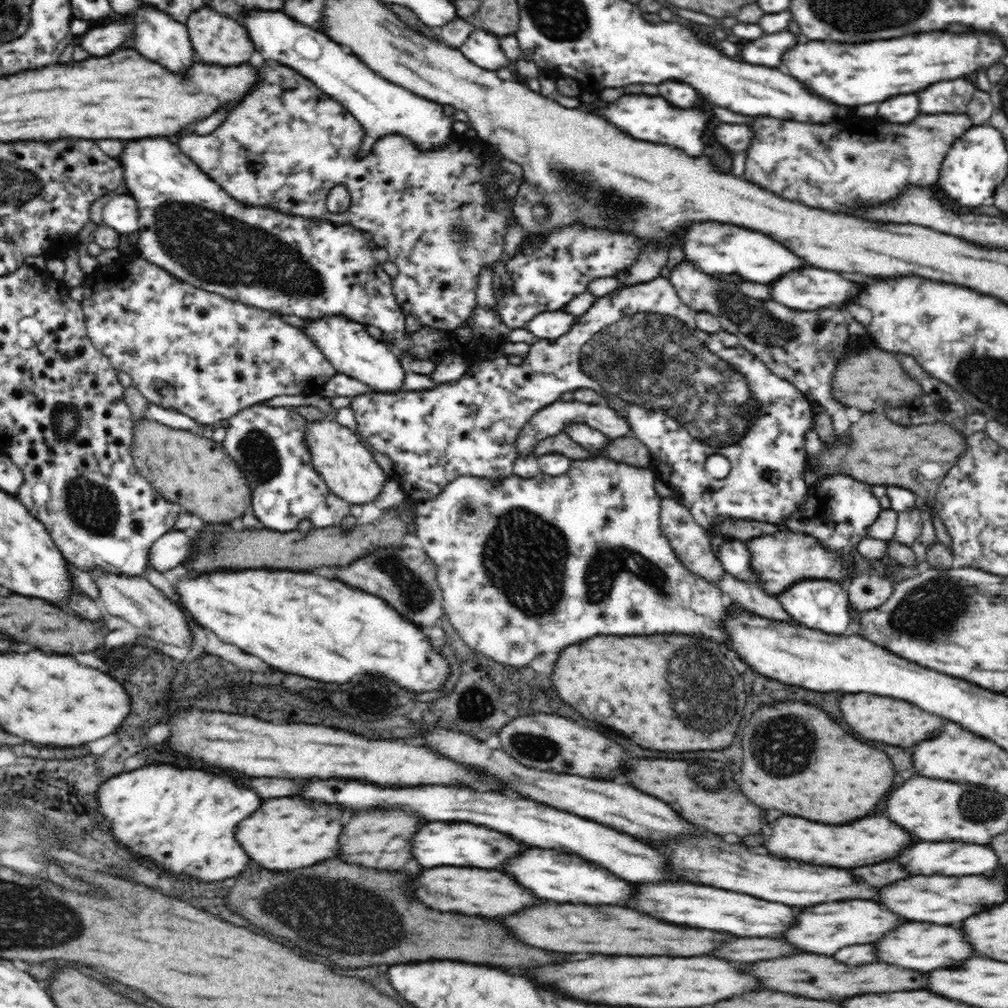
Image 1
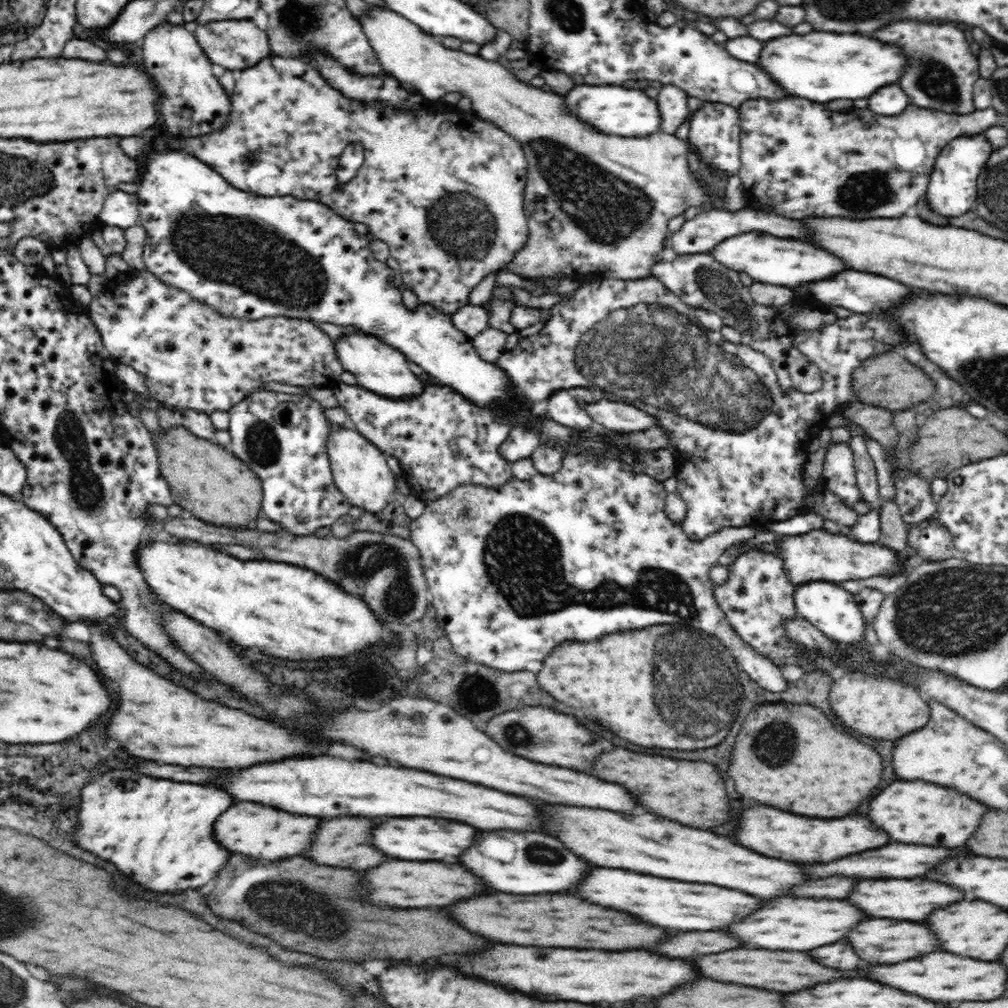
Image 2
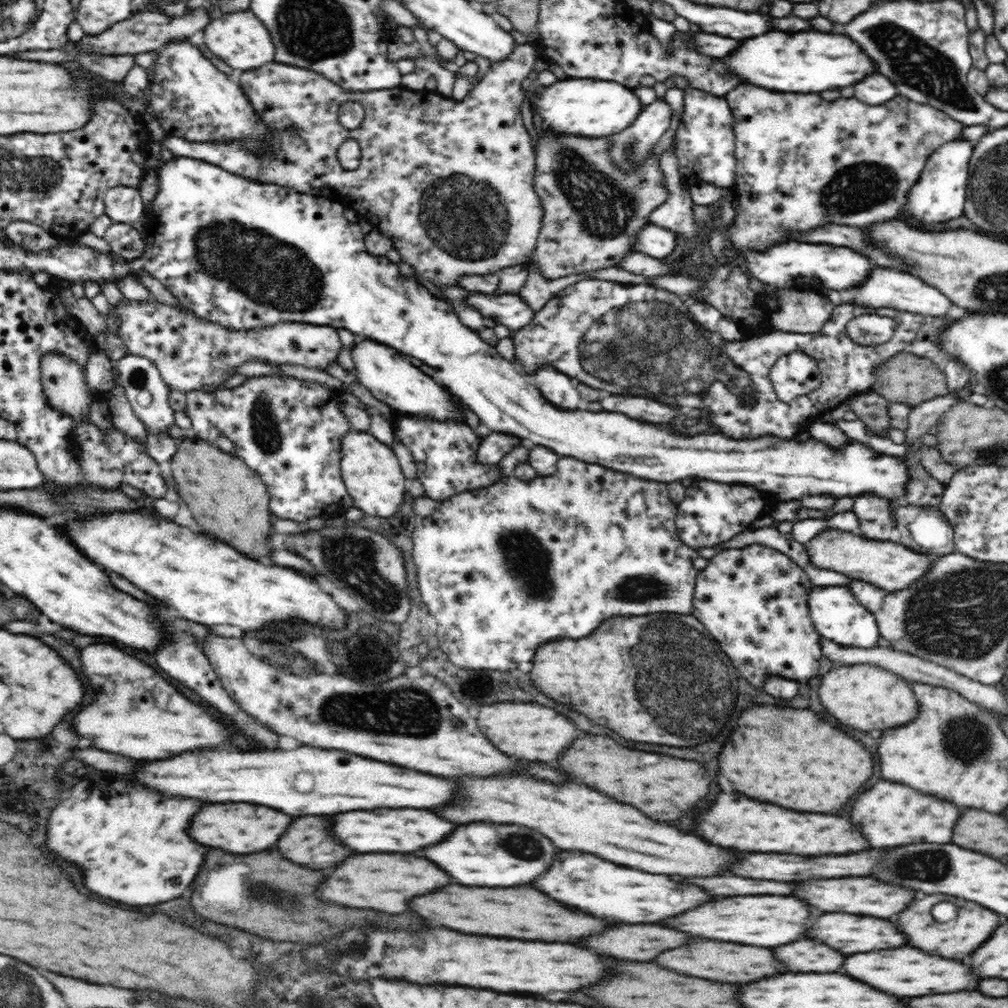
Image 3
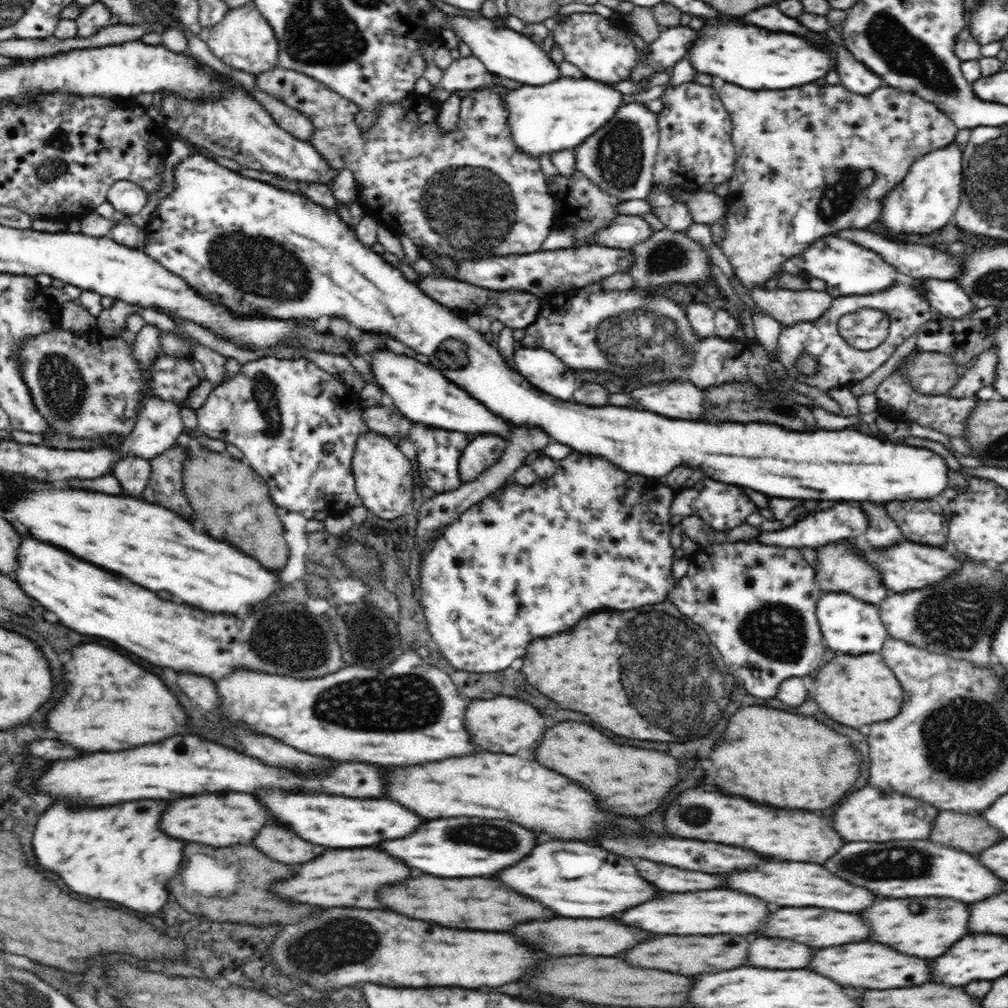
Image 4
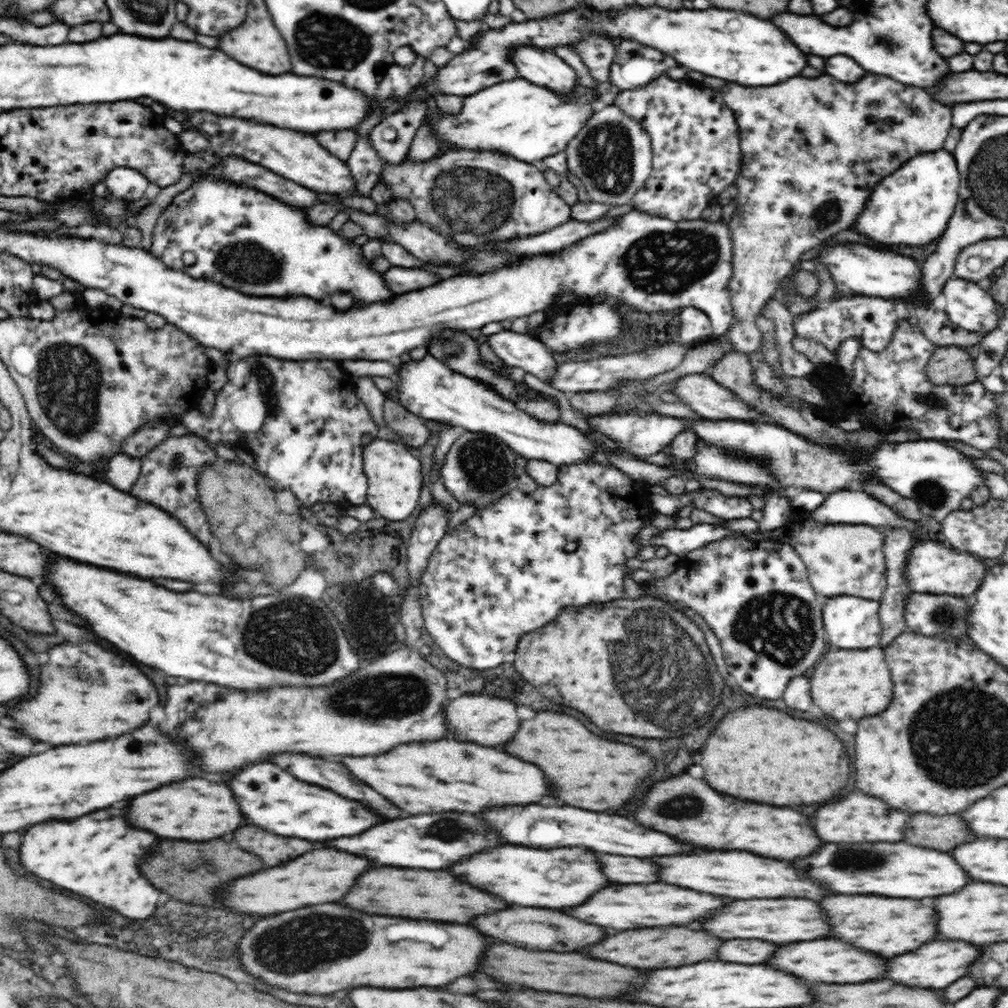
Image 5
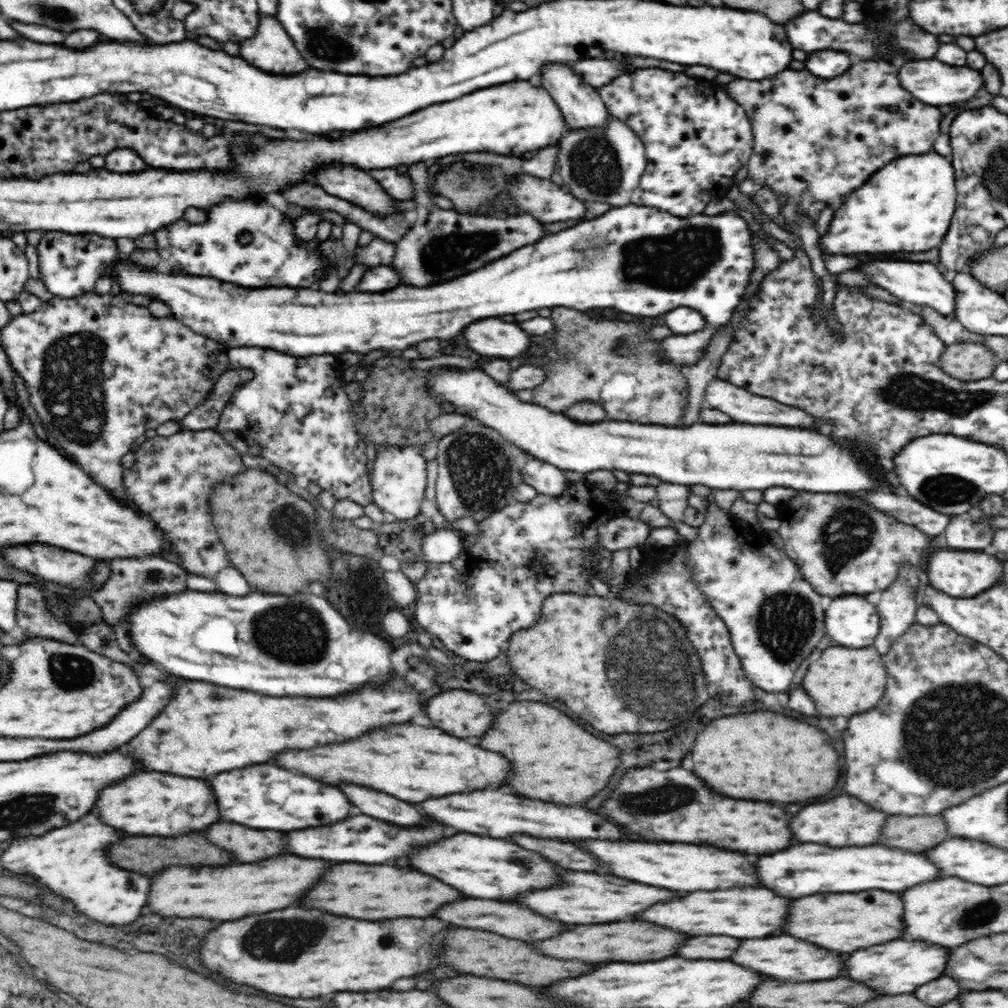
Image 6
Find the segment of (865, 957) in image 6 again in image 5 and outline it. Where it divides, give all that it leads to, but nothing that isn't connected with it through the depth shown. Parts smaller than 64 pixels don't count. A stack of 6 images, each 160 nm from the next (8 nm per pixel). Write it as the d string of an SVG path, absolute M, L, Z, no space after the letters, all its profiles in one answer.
M934 940L930 944L924 944L916 952L910 954L900 954L890 958L888 968L890 968L890 978L896 982L902 982L906 986L920 986L920 988L946 988L950 982L956 982L958 978L968 974L968 962L980 954L980 948L968 944L968 942L940 942Z

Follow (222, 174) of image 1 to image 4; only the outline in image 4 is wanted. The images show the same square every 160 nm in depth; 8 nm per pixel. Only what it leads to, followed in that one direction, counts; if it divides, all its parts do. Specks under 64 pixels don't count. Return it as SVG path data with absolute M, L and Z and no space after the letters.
M280 66L274 67L272 70L267 70L264 74L260 73L256 76L257 90L262 90L276 100L283 102L286 106L300 110L302 114L312 122L314 127L314 134L309 138L309 142L316 150L319 151L322 158L327 159L327 163L335 170L340 172L344 168L349 168L353 172L355 182L359 182L361 186L359 190L359 197L357 203L362 208L364 217L374 220L378 224L392 230L398 236L406 235L418 247L418 251L422 254L423 249L428 253L434 251L438 257L450 257L454 261L472 261L472 254L490 254L490 257L508 257L511 255L526 255L541 250L542 243L550 235L554 227L555 221L555 200L548 190L544 172L541 171L538 158L529 156L524 153L522 149L516 150L516 146L512 146L512 140L508 138L508 126L504 126L504 106L500 106L498 102L493 100L500 100L500 94L504 94L506 88L501 85L490 86L482 90L476 89L470 91L470 94L461 98L461 105L458 116L458 122L451 131L443 132L438 127L438 114L440 114L440 103L432 100L429 96L418 95L416 91L412 93L411 102L408 98L404 98L399 104L384 105L382 112L379 114L379 120L367 130L367 133L360 132L358 125L354 122L355 114L357 113L357 106L354 102L350 102L341 94L330 90L324 83L308 78L306 74L285 69Z

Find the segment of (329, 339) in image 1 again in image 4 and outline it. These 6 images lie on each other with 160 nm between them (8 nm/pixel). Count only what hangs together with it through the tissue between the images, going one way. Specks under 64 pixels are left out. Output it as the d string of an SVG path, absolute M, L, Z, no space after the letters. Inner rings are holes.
M376 350L369 359L374 383L392 398L393 405L408 420L424 422L430 427L458 431L468 434L498 435L509 440L514 426L506 418L492 414L487 406L472 398L468 391L448 380L437 368L400 354L398 350ZM396 352L396 354L394 354Z

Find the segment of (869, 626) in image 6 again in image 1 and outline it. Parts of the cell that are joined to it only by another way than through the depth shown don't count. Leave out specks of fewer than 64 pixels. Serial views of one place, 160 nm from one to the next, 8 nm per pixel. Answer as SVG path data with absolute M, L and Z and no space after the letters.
M806 579L791 584L776 597L781 602L782 608L797 624L836 635L846 634L846 630L850 630L848 626L852 624L852 619L848 609L851 604L849 603L848 593L840 582L828 579Z

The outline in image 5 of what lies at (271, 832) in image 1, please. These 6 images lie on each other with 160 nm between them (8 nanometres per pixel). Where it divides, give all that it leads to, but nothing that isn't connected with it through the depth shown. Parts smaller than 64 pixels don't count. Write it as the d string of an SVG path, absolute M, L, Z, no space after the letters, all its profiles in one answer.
M204 778L168 784L154 792L136 796L130 802L128 818L134 826L150 830L158 836L186 838L192 842L206 842L232 834L244 822L244 818L240 818L240 806L236 806L236 800L232 798L232 790L228 790L224 784L214 784Z

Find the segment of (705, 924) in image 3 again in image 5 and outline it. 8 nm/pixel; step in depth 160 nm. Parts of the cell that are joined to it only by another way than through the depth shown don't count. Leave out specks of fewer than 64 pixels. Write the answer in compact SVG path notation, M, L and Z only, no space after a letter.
M630 884L630 886L614 886L600 890L594 898L586 904L572 908L572 916L598 924L604 928L616 930L636 930L640 926L688 926L696 922L696 918L708 918L708 914L716 914L724 906L724 898L712 894L700 894L696 890L684 890L678 886L664 886L658 884Z

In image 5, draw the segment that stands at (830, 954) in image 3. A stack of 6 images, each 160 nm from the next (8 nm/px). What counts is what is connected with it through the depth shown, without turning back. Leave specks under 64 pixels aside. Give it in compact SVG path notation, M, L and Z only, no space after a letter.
M728 940L722 944L718 956L726 962L738 964L764 964L764 958L776 950L776 944L760 940Z

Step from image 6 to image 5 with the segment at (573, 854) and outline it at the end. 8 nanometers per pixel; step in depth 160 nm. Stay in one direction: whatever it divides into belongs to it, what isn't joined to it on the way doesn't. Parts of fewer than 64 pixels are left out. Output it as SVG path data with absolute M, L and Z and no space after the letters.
M600 854L600 862L608 874L608 880L620 884L654 884L656 870L652 870L652 862L640 858L624 858L624 856L604 856Z

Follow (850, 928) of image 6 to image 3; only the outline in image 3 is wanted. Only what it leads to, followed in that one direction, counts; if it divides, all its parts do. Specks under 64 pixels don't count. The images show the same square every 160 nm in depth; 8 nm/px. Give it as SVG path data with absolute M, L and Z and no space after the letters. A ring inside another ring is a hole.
M932 894L932 896L926 896L924 900L914 900L898 916L898 928L910 938L910 946L916 946L916 948L936 954L936 956L954 958L954 960L962 960L968 954L972 954L972 950L976 950L976 946L980 946L980 942L986 942L998 926L1000 926L1000 920L998 920L996 912L992 912L984 906L976 906L974 902L968 902L968 900L944 898L944 894ZM940 902L952 902L958 908L958 916L944 924L936 922L932 918L930 910L934 908L934 904L940 904Z

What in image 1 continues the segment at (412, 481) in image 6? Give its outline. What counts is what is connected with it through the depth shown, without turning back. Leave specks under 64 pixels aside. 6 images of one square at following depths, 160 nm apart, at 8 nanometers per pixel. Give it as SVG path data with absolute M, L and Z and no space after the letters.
M331 417L307 422L305 445L308 447L314 470L325 480L328 488L350 504L366 504L380 496L388 476L374 461L374 456L360 437L348 427L340 425Z

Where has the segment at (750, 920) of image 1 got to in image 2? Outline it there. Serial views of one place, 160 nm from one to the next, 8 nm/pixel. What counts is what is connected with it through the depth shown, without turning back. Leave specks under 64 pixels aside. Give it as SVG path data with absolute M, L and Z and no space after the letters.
M594 868L592 874L578 886L576 894L594 904L624 910L644 922L662 926L662 928L678 928L678 930L720 930L720 926L732 926L736 918L744 918L744 914L752 914L760 902L744 892L726 890L710 884L692 884L692 882L676 882L670 878L654 878L628 870L616 868Z

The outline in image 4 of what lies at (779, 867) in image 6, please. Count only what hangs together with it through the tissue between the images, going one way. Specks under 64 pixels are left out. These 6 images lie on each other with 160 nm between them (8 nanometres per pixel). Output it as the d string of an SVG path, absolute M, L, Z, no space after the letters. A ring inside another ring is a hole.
M928 840L914 842L850 842L836 856L824 864L830 872L840 878L864 886L880 896L892 898L914 898L914 896L936 896L936 898L956 898L962 902L980 902L988 894L1000 894L1006 890L986 866L976 862L976 856L966 854L956 848L938 846ZM926 850L926 852L924 852ZM946 882L946 892L934 892Z

